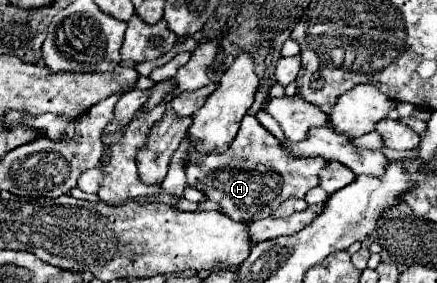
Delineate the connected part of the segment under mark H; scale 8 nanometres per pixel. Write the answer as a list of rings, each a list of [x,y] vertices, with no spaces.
[[[245,116],[237,136],[233,138],[233,142],[229,144],[229,148],[225,152],[209,152],[209,154],[201,156],[199,162],[187,162],[185,174],[187,174],[187,184],[193,188],[199,188],[209,200],[217,202],[221,206],[221,212],[225,212],[229,218],[233,218],[237,222],[247,224],[249,220],[269,216],[289,196],[305,198],[305,194],[311,188],[319,186],[319,182],[321,182],[319,172],[325,166],[327,166],[327,162],[323,158],[293,158],[291,154],[285,154],[285,150],[281,150],[279,140],[273,134],[269,134],[255,120],[255,116]]]

